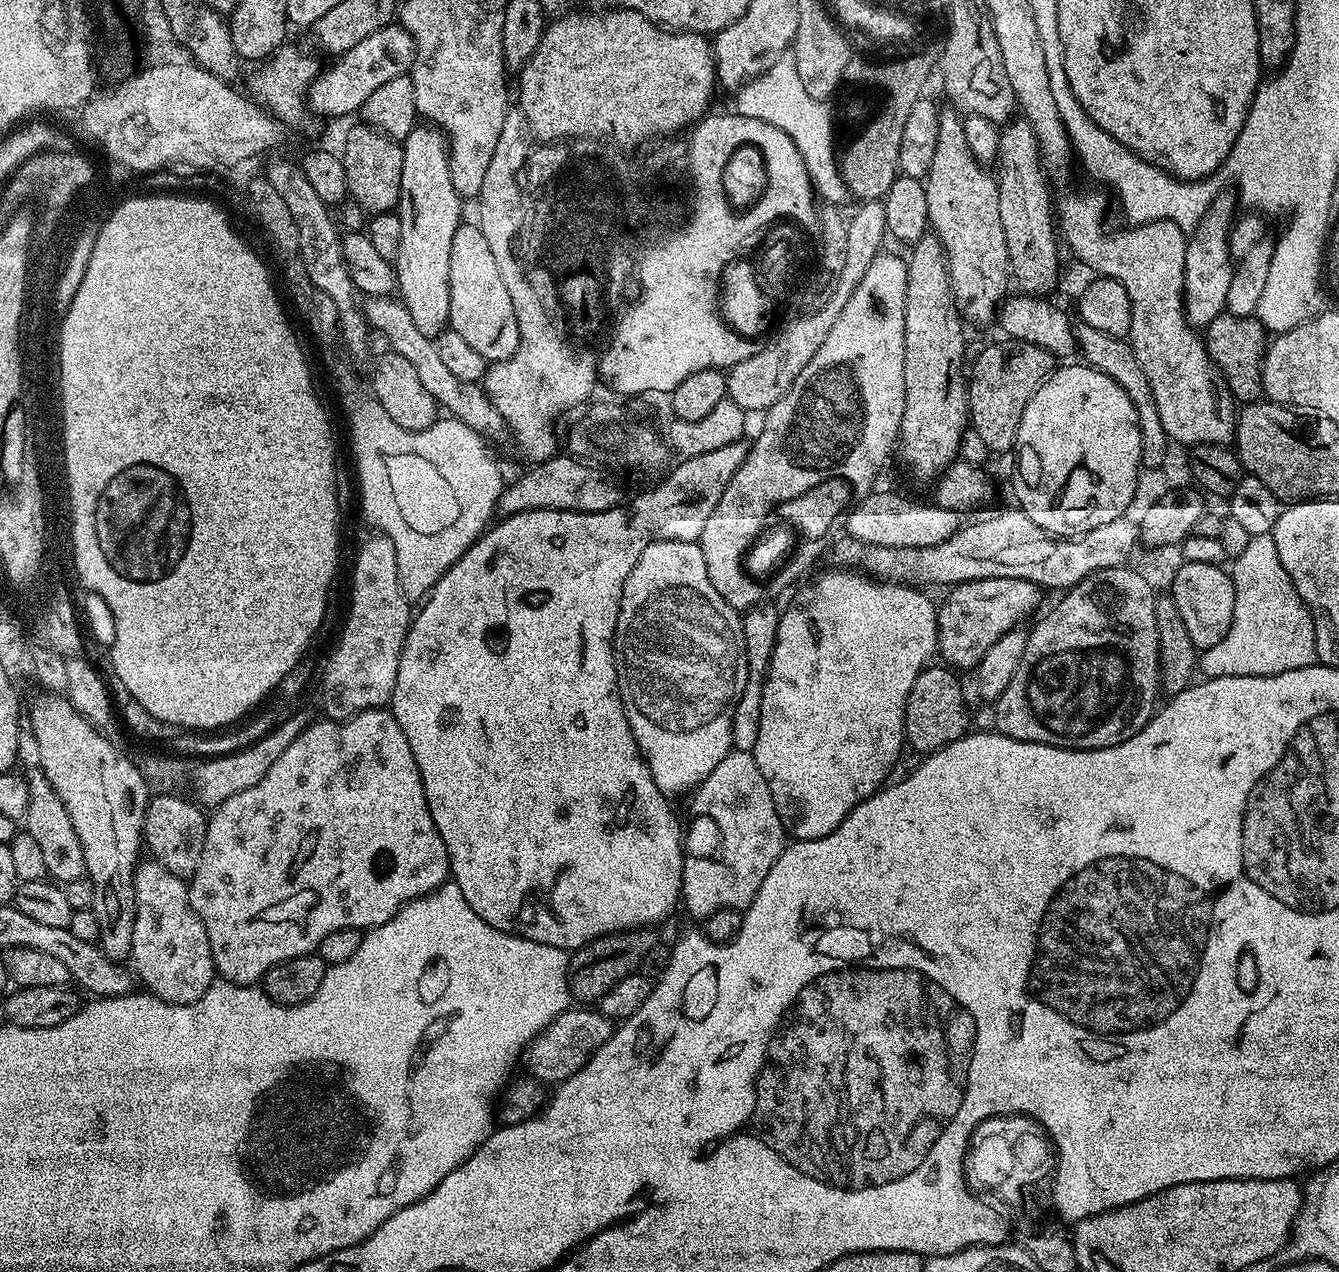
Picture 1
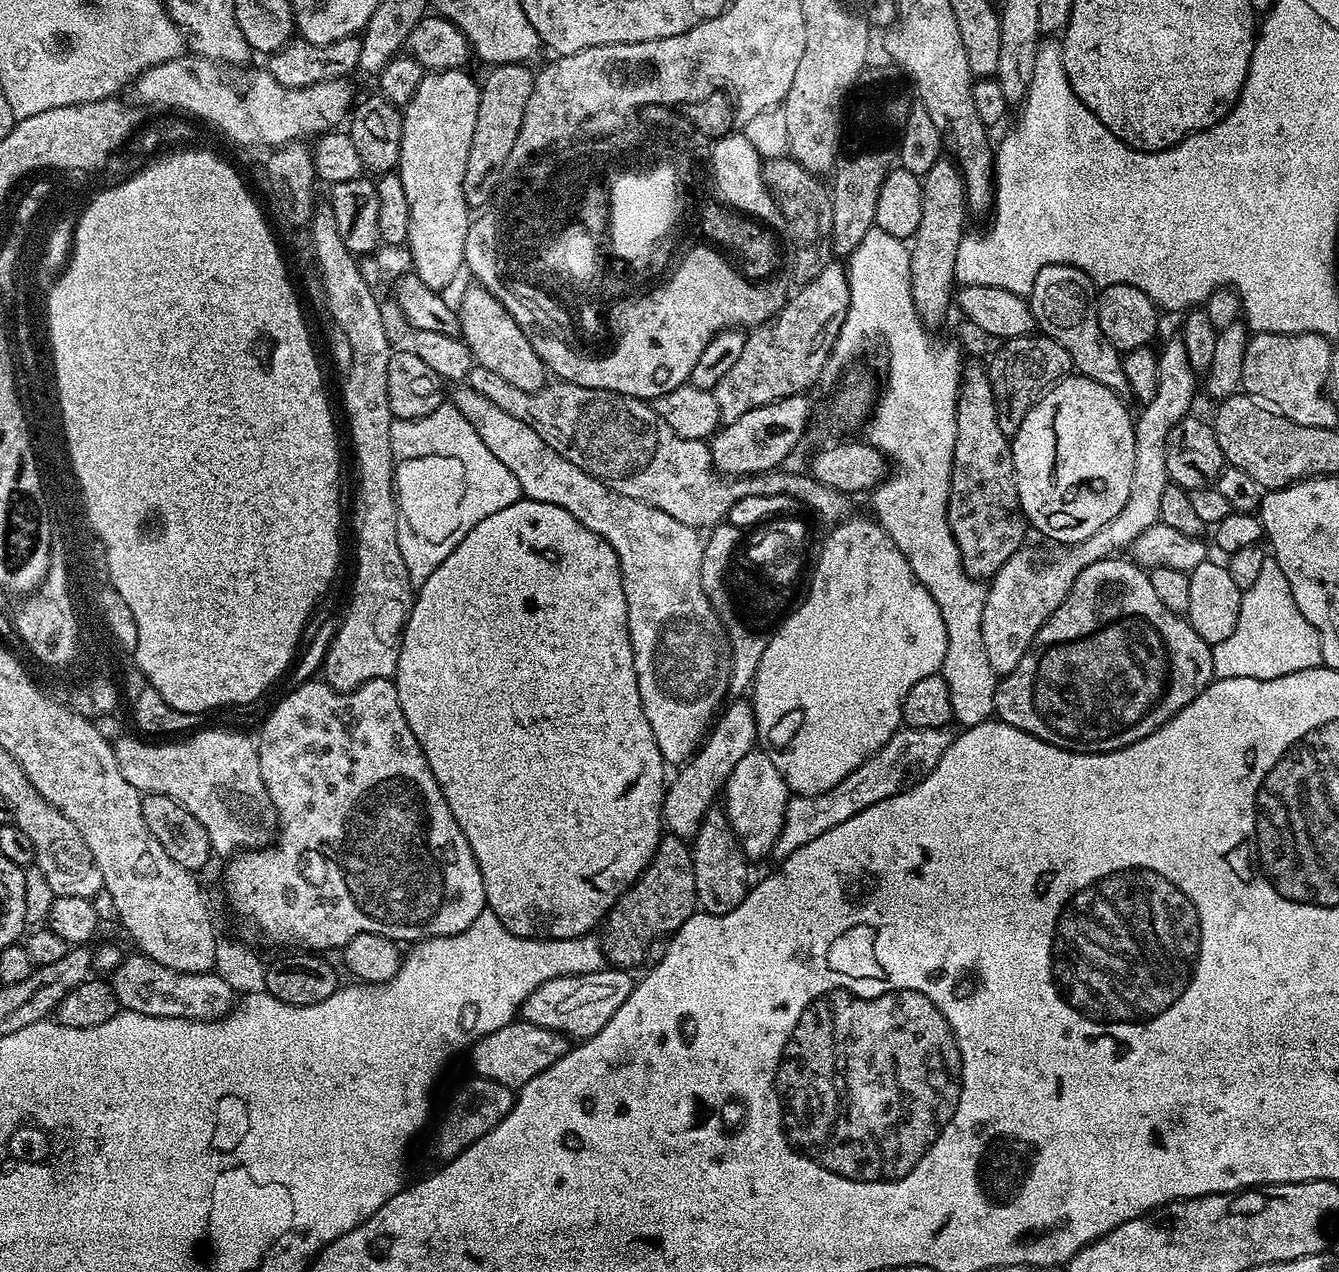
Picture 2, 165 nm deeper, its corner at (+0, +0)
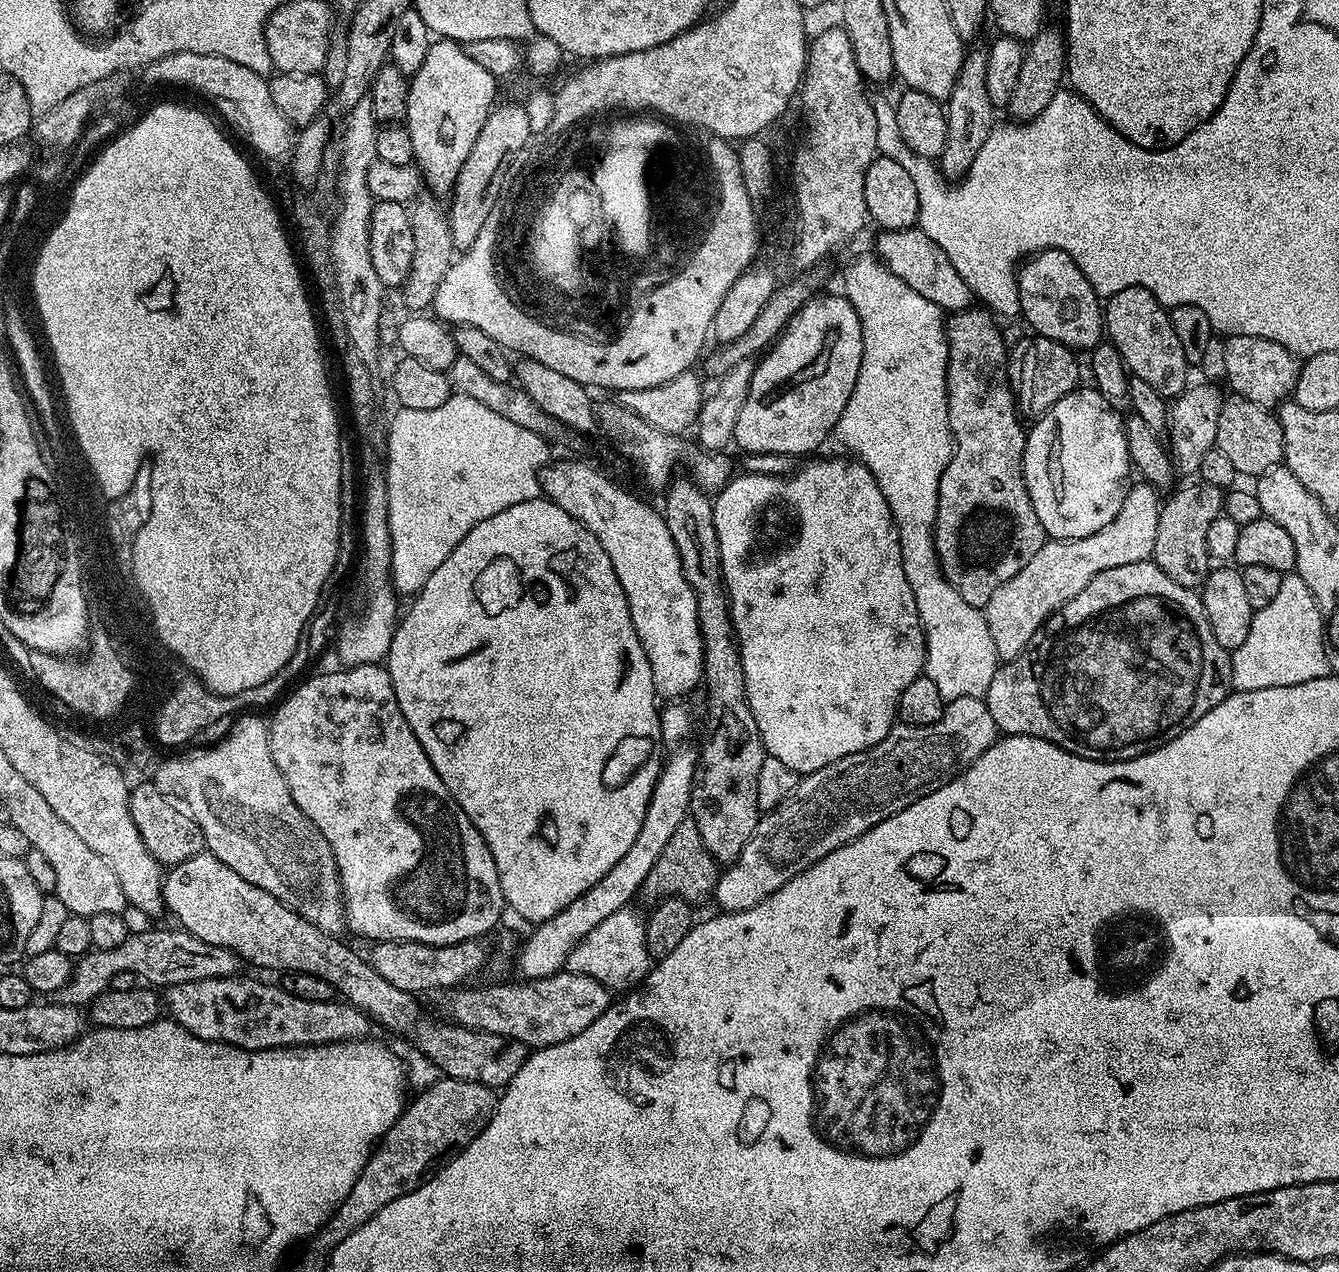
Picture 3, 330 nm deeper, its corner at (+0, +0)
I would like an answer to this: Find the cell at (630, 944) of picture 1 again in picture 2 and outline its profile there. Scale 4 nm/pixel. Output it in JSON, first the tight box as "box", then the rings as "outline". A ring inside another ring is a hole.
{"box":[598,834,697,970],"outline":[[[671,834],[661,835],[656,853],[644,867],[644,873],[617,898],[615,906],[602,921],[604,933],[599,933],[598,939],[605,961],[614,968],[636,970],[639,964],[645,963],[644,955],[650,942],[681,931],[697,912],[689,841]]]}

